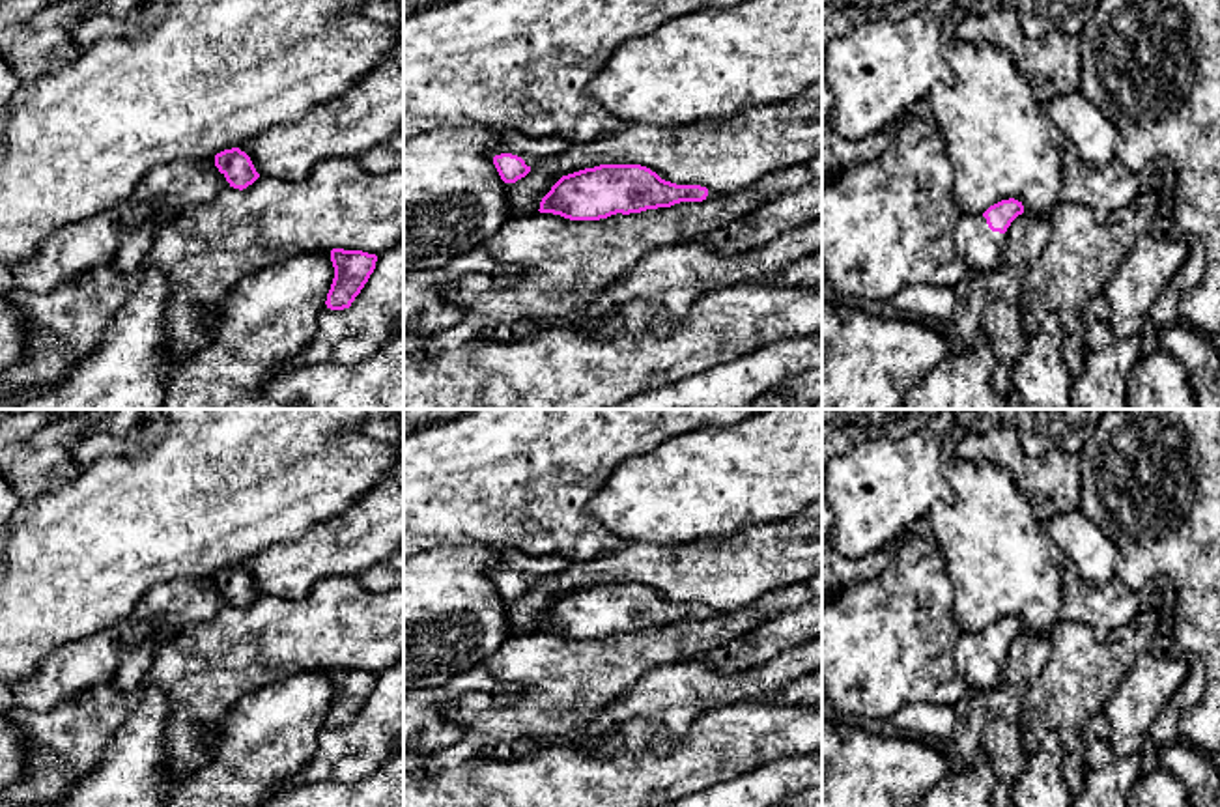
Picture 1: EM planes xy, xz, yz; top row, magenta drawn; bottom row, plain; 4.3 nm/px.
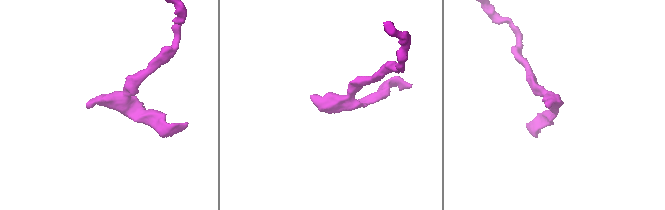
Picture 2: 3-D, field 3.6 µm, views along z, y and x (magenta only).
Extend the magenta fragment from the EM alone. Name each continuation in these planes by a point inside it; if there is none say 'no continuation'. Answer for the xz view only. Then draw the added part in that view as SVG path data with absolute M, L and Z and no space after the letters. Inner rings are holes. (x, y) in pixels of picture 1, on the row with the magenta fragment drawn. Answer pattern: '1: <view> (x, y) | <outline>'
1: xz (531, 150) | M491 127L491 129L503 138L501 146L495 149L493 155L501 155L501 153L518 155L531 168L540 161L553 155L560 155L570 148L570 144L560 138L532 138L508 127L499 127L499 129Z

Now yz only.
1: yz (981, 249) | M962 215L955 230L955 245L970 269L988 273L1003 256L1005 234L992 232L983 215Z

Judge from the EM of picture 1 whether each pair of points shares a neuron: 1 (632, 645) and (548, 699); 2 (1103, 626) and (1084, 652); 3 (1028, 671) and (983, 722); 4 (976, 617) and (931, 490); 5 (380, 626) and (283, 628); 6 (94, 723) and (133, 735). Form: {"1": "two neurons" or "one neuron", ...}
{"1": "one neuron", "2": "two neurons", "3": "one neuron", "4": "two neurons", "5": "one neuron", "6": "two neurons"}

